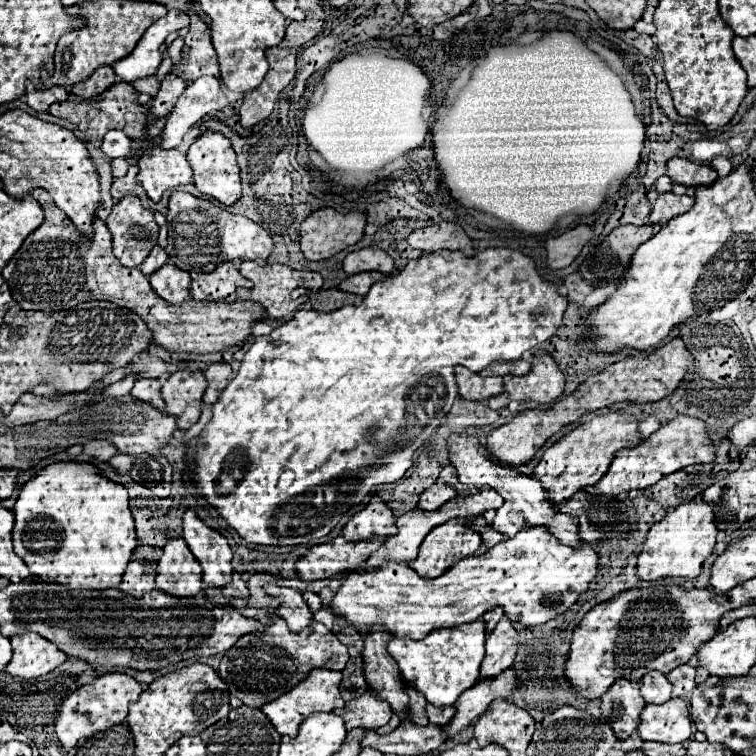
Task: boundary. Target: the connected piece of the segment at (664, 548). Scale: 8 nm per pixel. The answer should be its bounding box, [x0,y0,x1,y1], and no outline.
[637,501,717,581]

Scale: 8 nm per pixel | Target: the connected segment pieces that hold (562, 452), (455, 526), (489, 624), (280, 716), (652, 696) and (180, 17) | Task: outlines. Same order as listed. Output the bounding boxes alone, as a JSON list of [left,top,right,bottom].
[[533,413,641,503],[409,519,481,579],[481,609,503,635],[261,669,345,737],[641,671,671,703],[113,9,189,83]]

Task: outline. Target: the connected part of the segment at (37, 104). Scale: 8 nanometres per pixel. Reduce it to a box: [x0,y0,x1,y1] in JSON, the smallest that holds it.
[27,81,67,113]

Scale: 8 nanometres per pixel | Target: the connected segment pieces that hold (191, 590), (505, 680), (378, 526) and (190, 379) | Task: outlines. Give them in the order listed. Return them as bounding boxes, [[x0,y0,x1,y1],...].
[[155,537,201,597],[443,669,515,737],[343,495,397,541],[163,371,205,431]]

